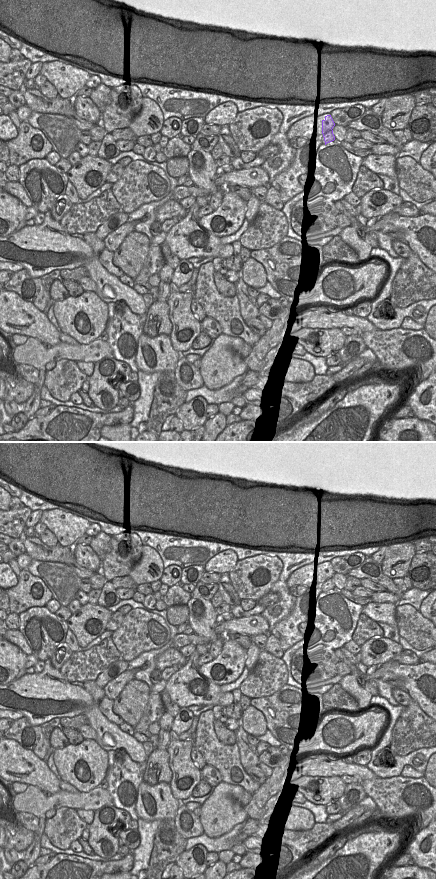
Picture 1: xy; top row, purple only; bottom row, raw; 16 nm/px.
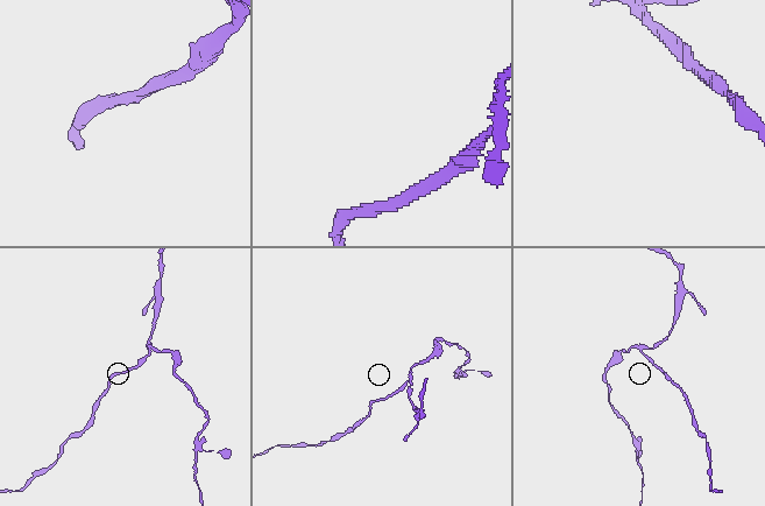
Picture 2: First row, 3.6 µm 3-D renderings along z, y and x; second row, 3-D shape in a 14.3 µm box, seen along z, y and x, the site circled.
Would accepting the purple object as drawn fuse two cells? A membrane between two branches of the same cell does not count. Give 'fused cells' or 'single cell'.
fused cells

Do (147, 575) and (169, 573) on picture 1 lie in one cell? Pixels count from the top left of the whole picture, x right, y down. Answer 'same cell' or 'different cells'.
different cells

